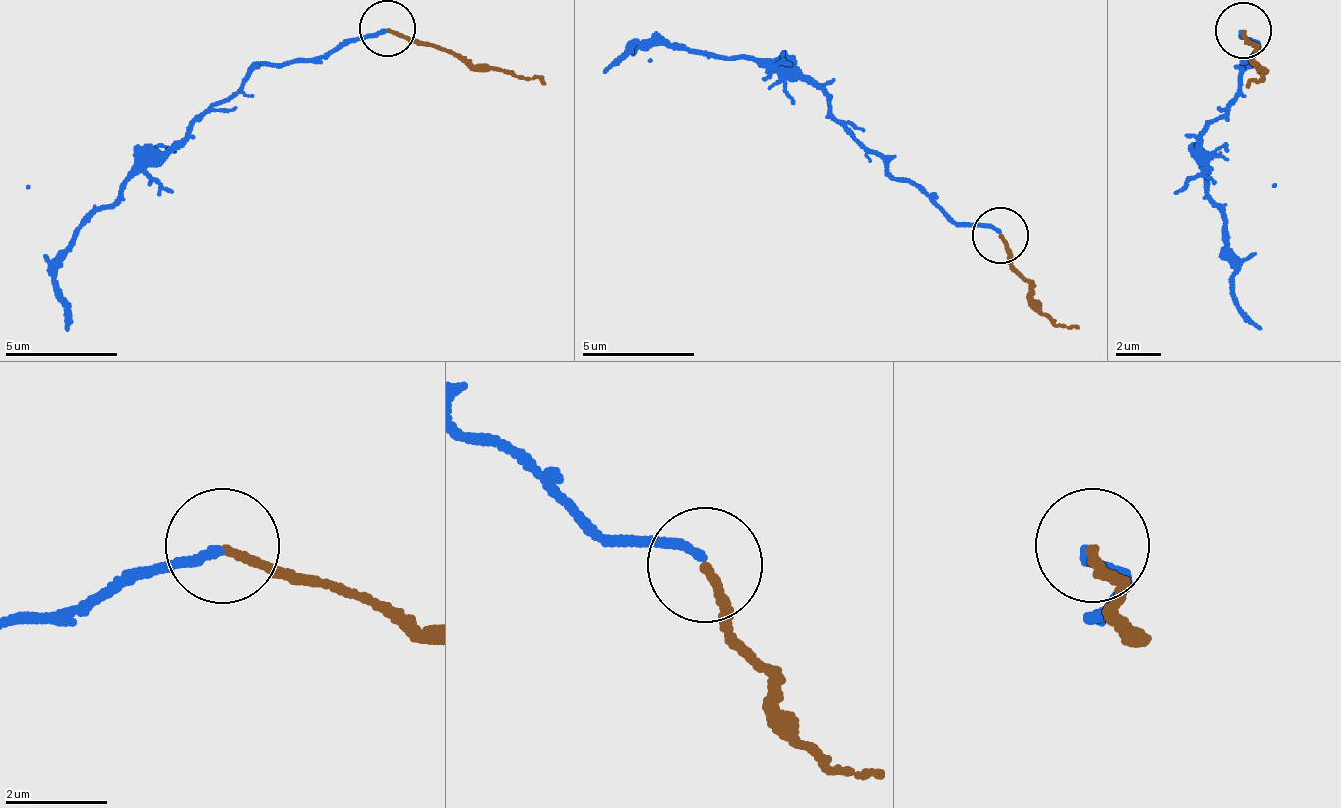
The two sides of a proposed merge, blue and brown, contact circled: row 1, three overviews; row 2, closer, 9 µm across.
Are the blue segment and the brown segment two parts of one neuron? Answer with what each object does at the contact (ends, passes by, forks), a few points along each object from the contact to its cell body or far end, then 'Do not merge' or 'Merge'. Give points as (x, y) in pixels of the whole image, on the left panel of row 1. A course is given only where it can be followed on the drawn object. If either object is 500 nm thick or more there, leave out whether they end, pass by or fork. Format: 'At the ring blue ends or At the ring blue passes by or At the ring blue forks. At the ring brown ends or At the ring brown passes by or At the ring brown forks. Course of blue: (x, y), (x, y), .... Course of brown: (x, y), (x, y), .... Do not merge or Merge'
At the ring blue ends. At the ring brown ends. Course of blue: (387, 27), (351, 38), (289, 66), (260, 66), (200, 111), (177, 139), (62, 251), (45, 257), (25, 183). Course of brown: (387, 27), (547, 83). Merge

